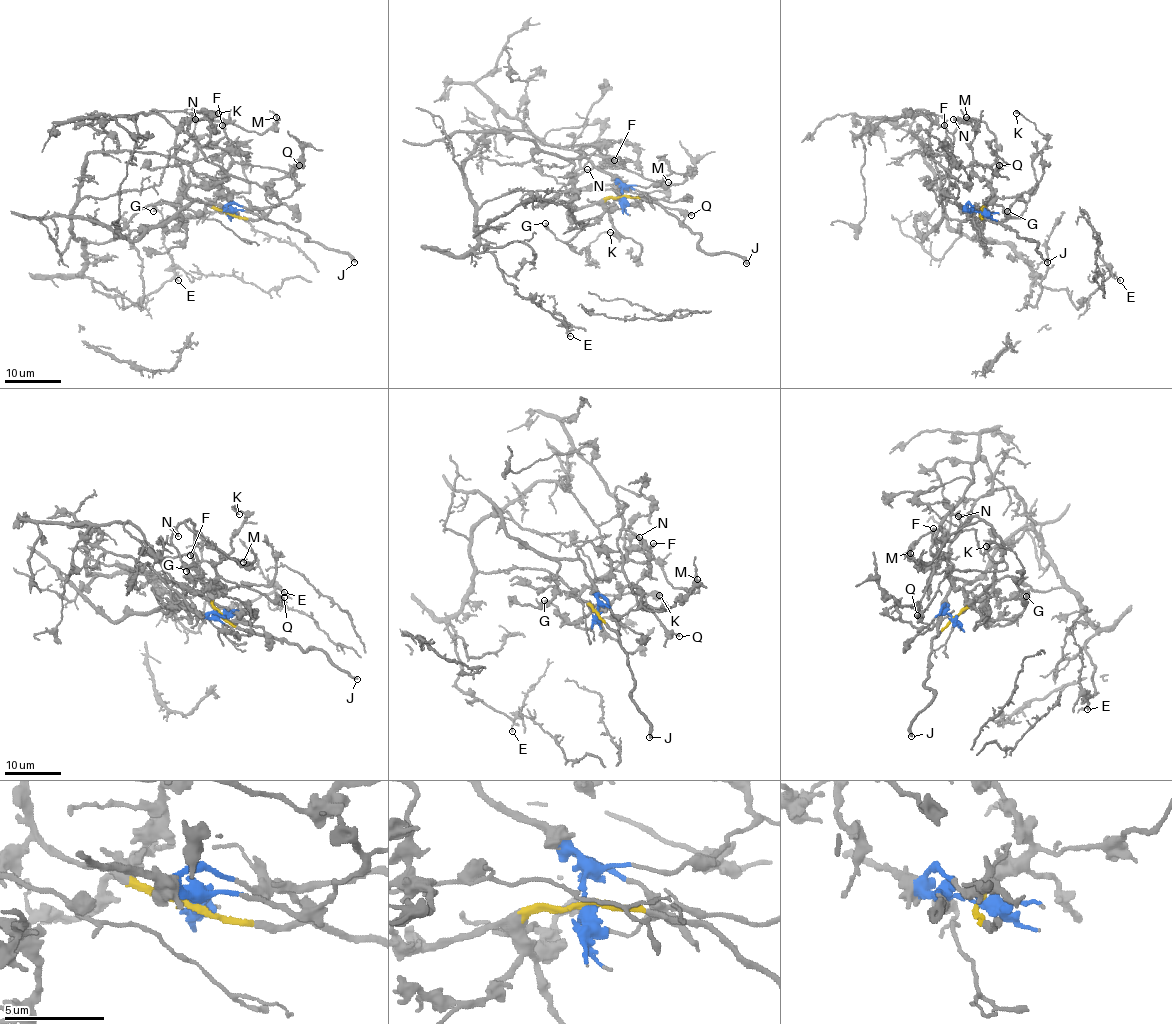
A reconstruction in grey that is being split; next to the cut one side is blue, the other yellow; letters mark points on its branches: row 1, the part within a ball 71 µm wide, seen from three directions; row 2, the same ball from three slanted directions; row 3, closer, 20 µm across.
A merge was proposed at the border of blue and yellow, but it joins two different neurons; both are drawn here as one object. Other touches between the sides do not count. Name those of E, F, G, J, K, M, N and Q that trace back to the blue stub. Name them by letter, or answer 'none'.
E

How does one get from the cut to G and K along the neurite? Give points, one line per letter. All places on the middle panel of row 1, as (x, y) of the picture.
G: (622, 196), (611, 197), (603, 203), (603, 213), (567, 241), (561, 241), (545, 223)
K: (622, 196), (603, 203), (603, 213), (567, 242), (579, 254), (584, 248), (589, 262), (589, 244), (611, 232)

